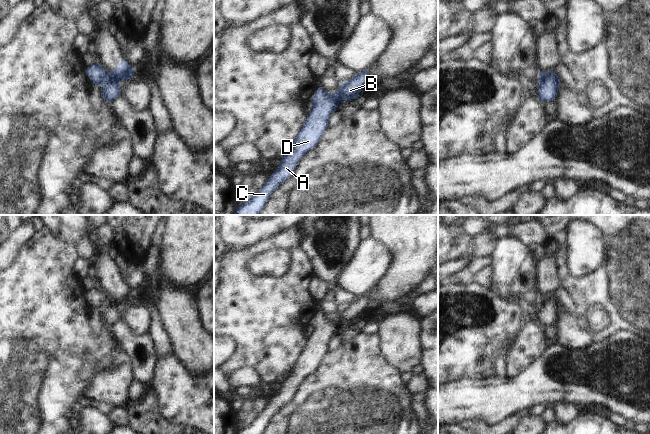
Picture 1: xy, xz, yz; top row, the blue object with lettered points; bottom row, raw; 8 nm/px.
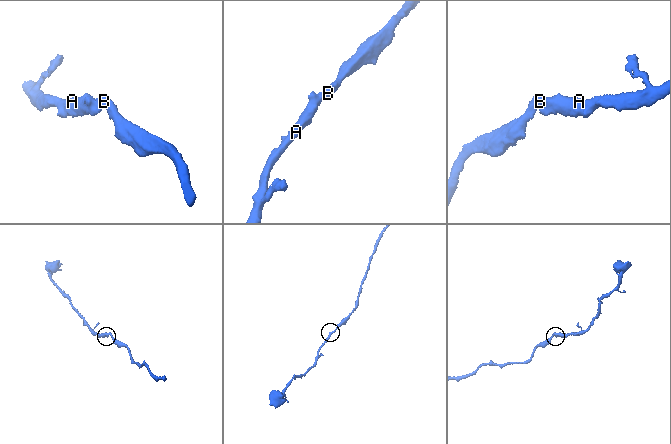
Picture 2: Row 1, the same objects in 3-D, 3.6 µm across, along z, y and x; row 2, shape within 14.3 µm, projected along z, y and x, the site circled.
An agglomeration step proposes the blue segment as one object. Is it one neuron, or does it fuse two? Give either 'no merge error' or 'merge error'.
merge error

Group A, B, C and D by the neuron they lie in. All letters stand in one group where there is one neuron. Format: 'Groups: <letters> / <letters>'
Groups: A C D / B.

